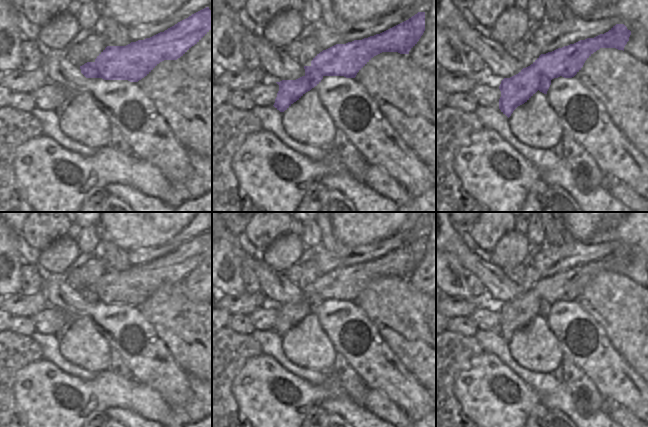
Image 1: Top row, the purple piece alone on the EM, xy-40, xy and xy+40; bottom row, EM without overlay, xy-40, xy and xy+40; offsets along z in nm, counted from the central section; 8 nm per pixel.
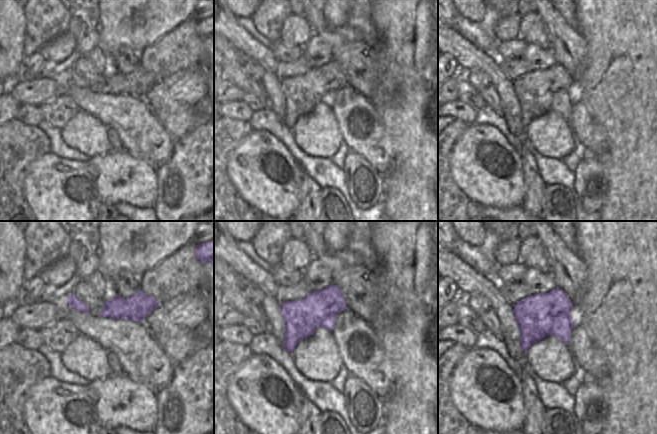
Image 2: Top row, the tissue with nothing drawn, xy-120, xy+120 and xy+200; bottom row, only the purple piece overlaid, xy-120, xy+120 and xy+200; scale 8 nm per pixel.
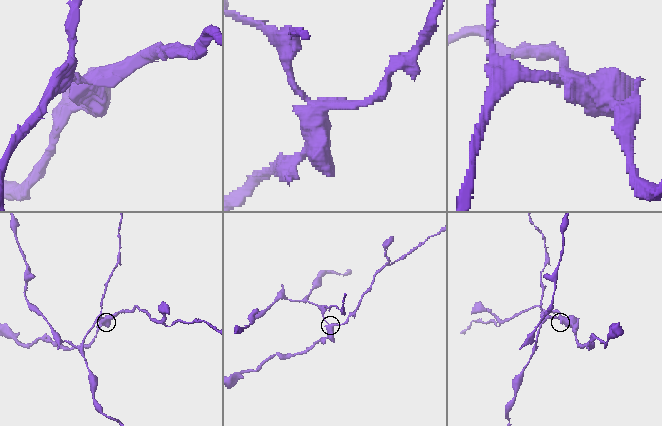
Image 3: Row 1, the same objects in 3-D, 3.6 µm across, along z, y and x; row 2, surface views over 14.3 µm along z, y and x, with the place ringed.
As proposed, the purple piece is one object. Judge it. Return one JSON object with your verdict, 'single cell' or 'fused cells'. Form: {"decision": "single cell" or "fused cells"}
{"decision": "fused cells"}

